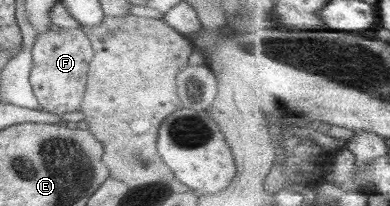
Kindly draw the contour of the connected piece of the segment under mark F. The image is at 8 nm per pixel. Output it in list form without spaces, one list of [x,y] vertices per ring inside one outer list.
[[[52,28],[35,36],[30,49],[29,83],[39,105],[48,113],[61,116],[80,111],[88,65],[94,51],[82,28]]]

